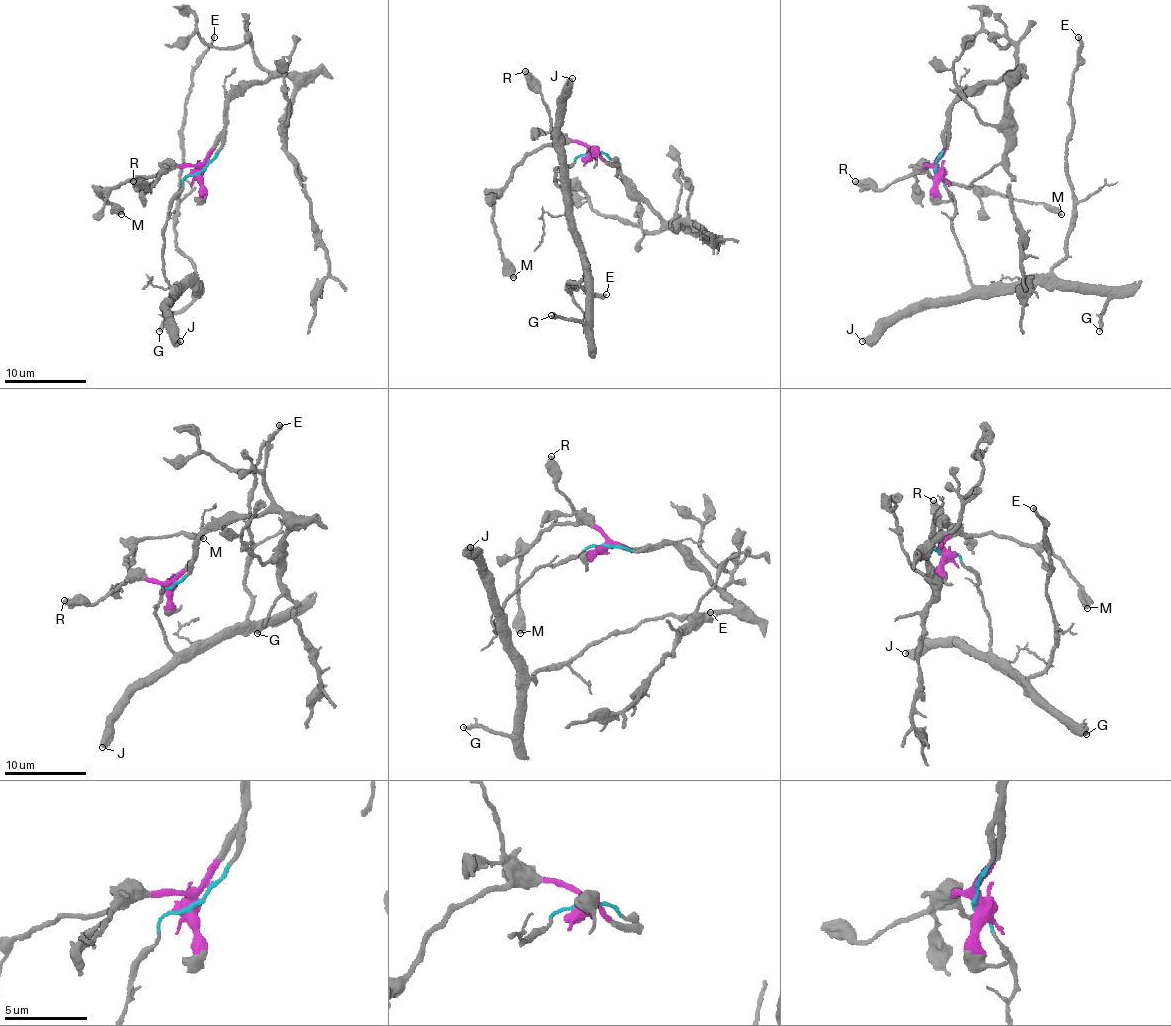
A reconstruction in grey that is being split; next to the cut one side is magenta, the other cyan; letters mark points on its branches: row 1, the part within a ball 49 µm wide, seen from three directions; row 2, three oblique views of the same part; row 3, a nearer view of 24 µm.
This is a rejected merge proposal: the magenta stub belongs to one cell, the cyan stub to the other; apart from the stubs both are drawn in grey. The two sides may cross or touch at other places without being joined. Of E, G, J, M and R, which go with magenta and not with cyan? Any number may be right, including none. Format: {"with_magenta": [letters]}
{"with_magenta": ["M", "R"]}

